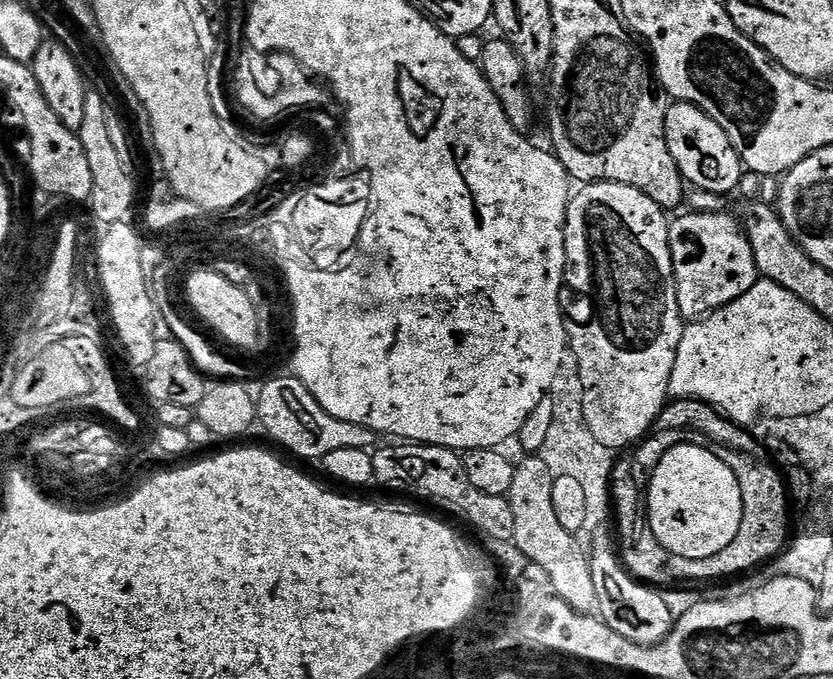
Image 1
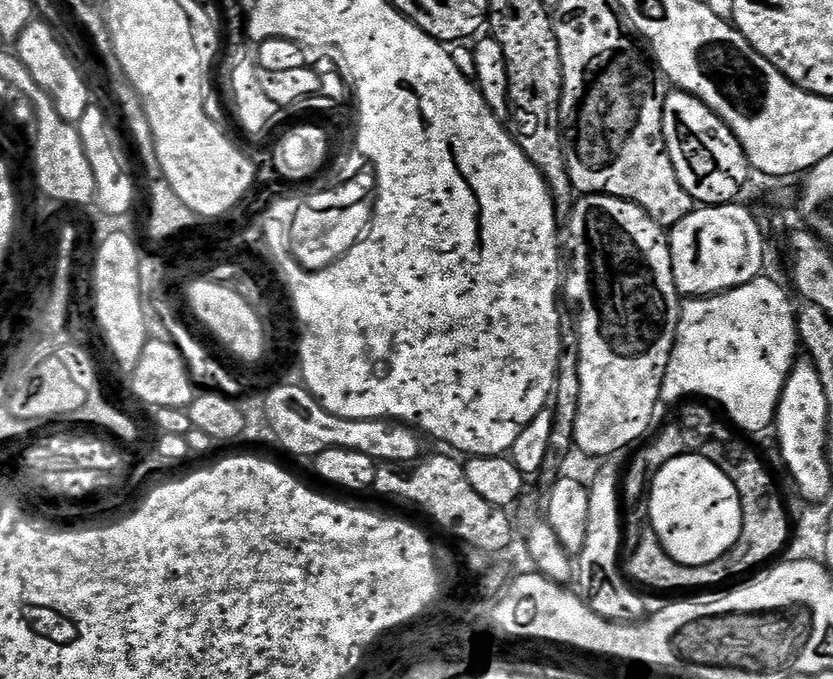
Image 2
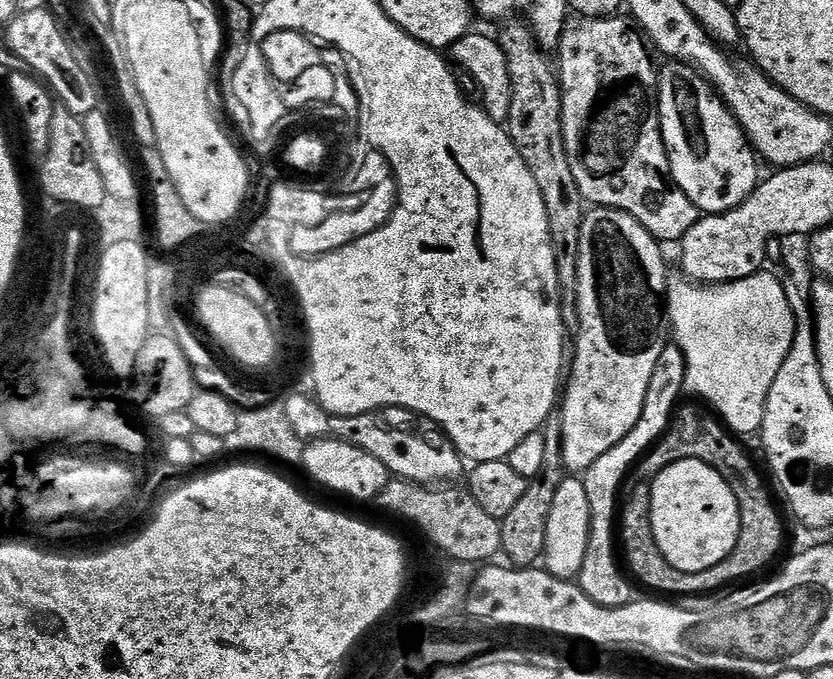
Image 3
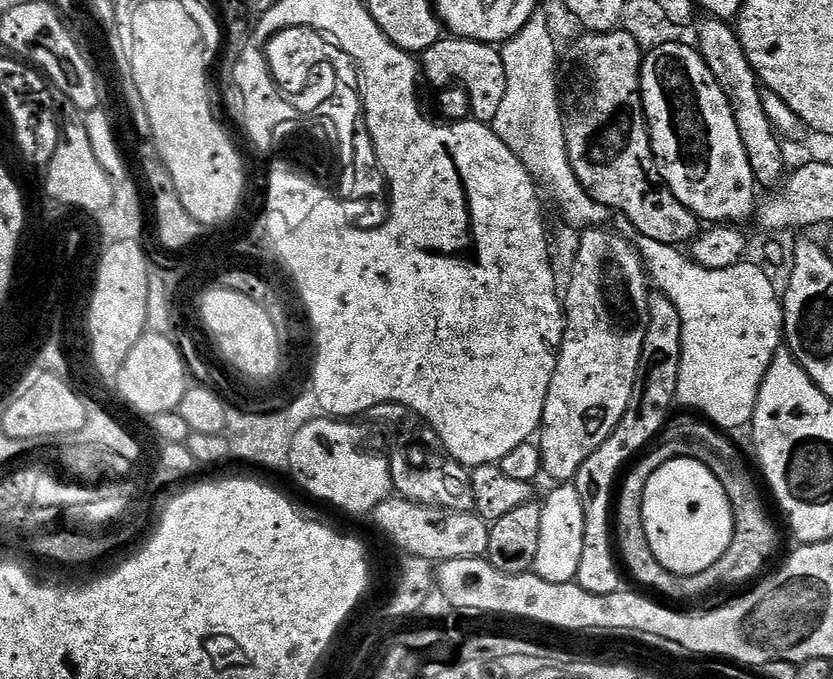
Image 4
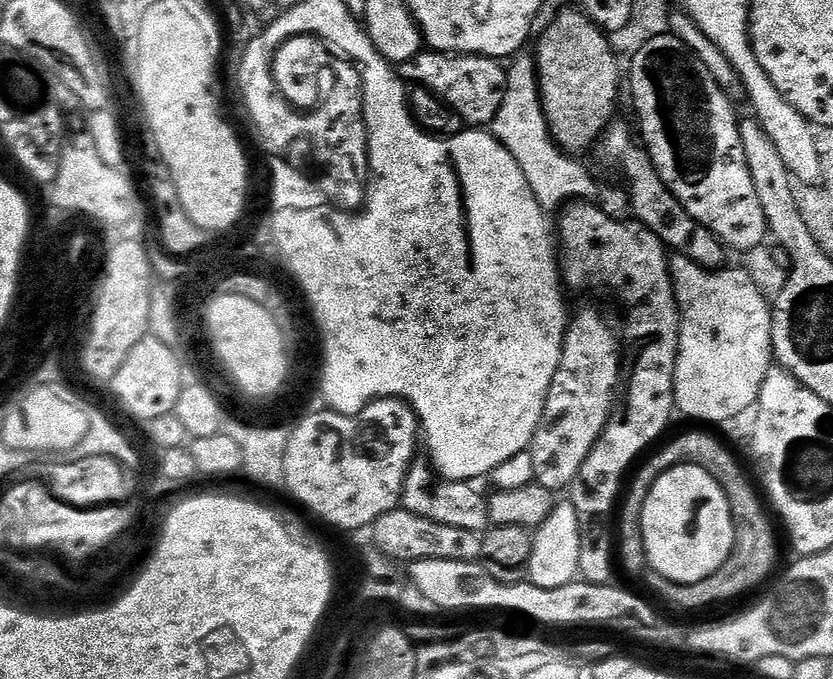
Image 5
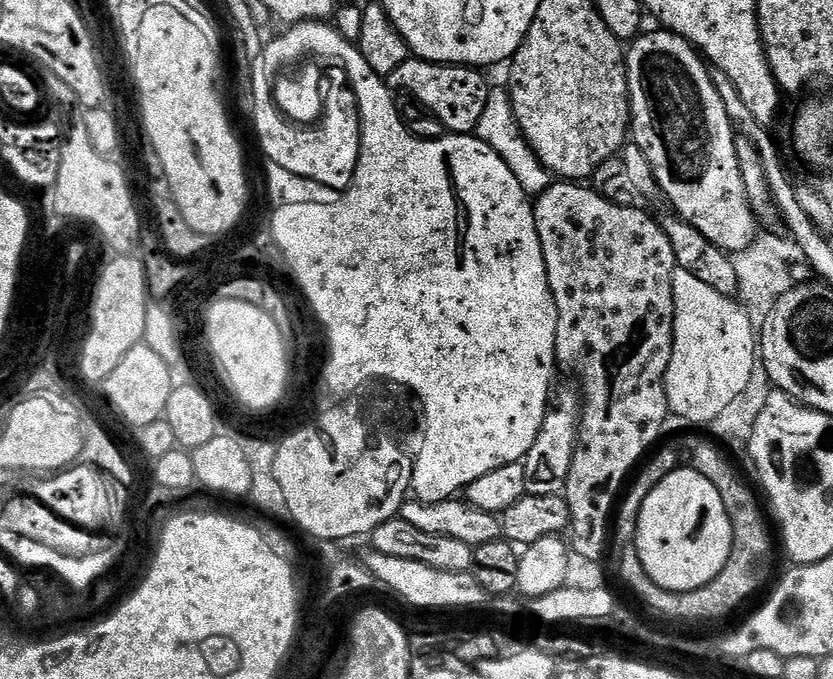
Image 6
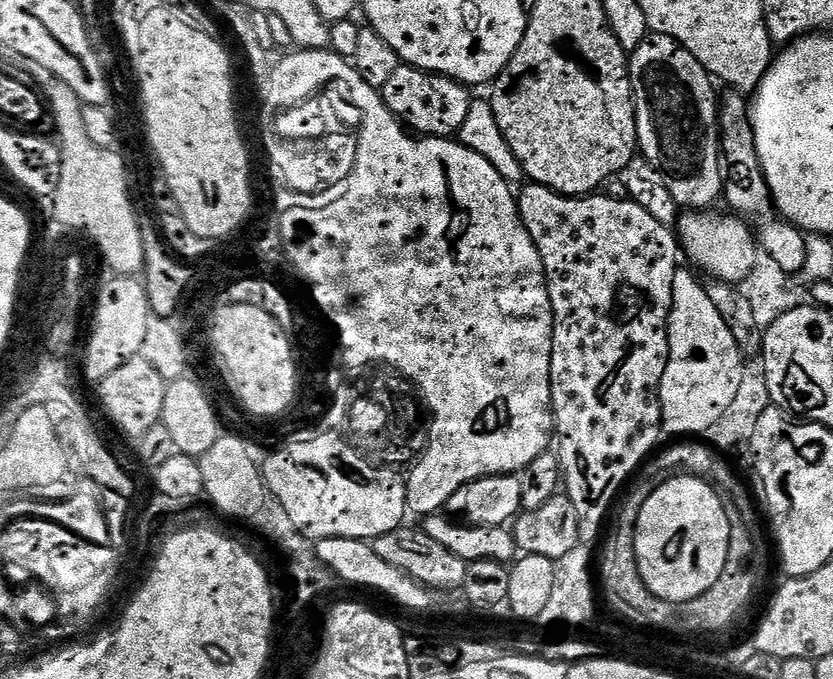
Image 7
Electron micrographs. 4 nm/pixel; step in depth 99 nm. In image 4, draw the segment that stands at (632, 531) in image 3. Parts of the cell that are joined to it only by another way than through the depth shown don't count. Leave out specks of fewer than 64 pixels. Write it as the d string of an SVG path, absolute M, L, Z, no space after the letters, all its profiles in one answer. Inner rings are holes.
M659 447L641 455L627 469L623 479L619 481L618 491L614 496L614 544L618 549L619 559L622 561L626 572L626 567L628 567L629 574L638 583L645 584L646 587L653 588L654 591L661 592L664 596L669 596L669 598L664 597L669 601L686 600L689 597L688 592L691 584L689 577L679 576L670 570L666 570L666 566L662 566L662 562L658 562L658 558L654 558L654 550L650 550L650 542L646 542L646 530L640 517L646 482L650 482L650 477L654 475L654 470L658 470L664 465L664 456L668 456L668 452L663 452Z

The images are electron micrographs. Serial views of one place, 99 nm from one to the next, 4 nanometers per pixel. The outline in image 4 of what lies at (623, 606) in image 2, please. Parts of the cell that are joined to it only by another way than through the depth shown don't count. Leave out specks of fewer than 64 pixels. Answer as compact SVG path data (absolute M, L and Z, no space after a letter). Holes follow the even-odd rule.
M659 294L653 295L648 306L648 333L644 339L640 371L636 374L630 406L614 434L610 434L610 438L606 438L606 442L602 442L602 446L598 446L598 450L586 458L586 462L582 462L574 481L578 498L582 498L582 510L586 514L586 538L582 538L582 562L578 562L575 583L580 584L582 590L590 590L590 594L621 591L621 569L614 551L614 493L630 461L649 447L647 444L659 434L668 411L674 405L681 350L682 322L678 318L678 310L674 310L674 302Z

